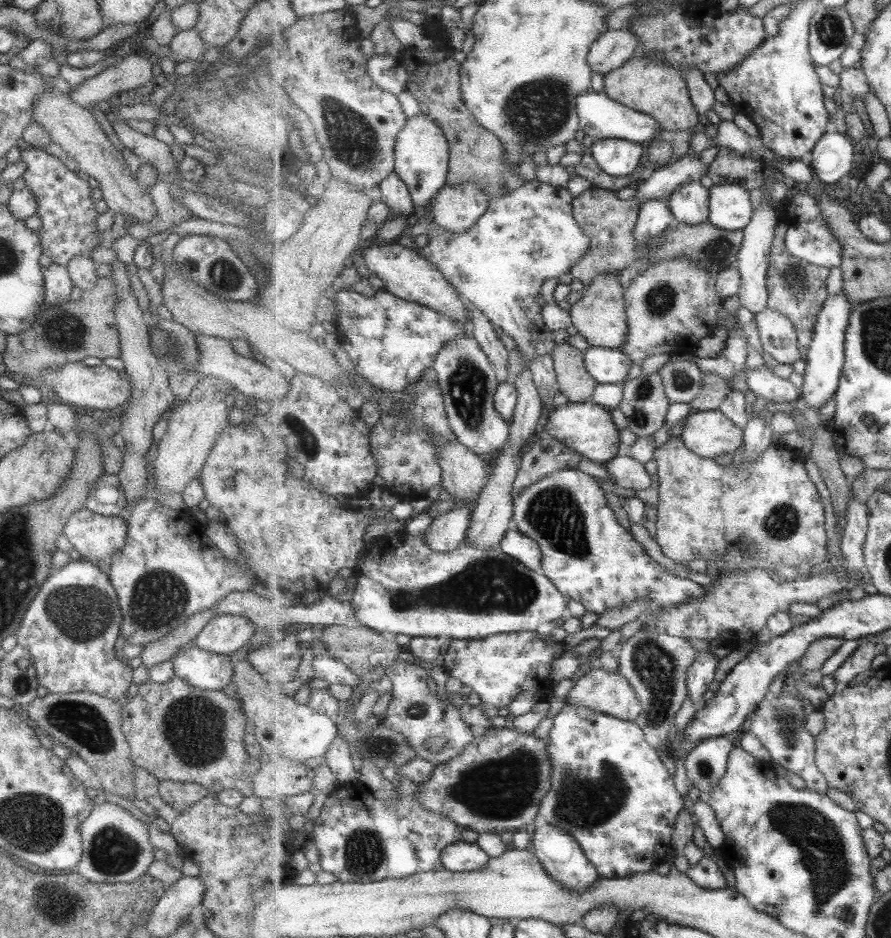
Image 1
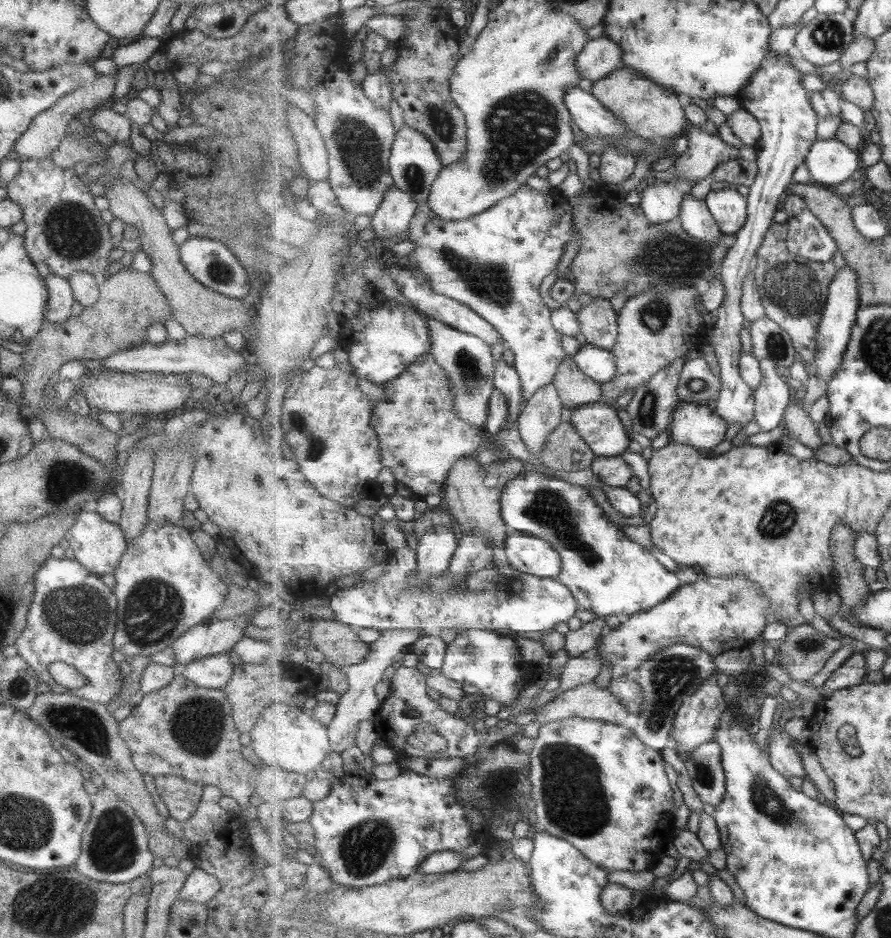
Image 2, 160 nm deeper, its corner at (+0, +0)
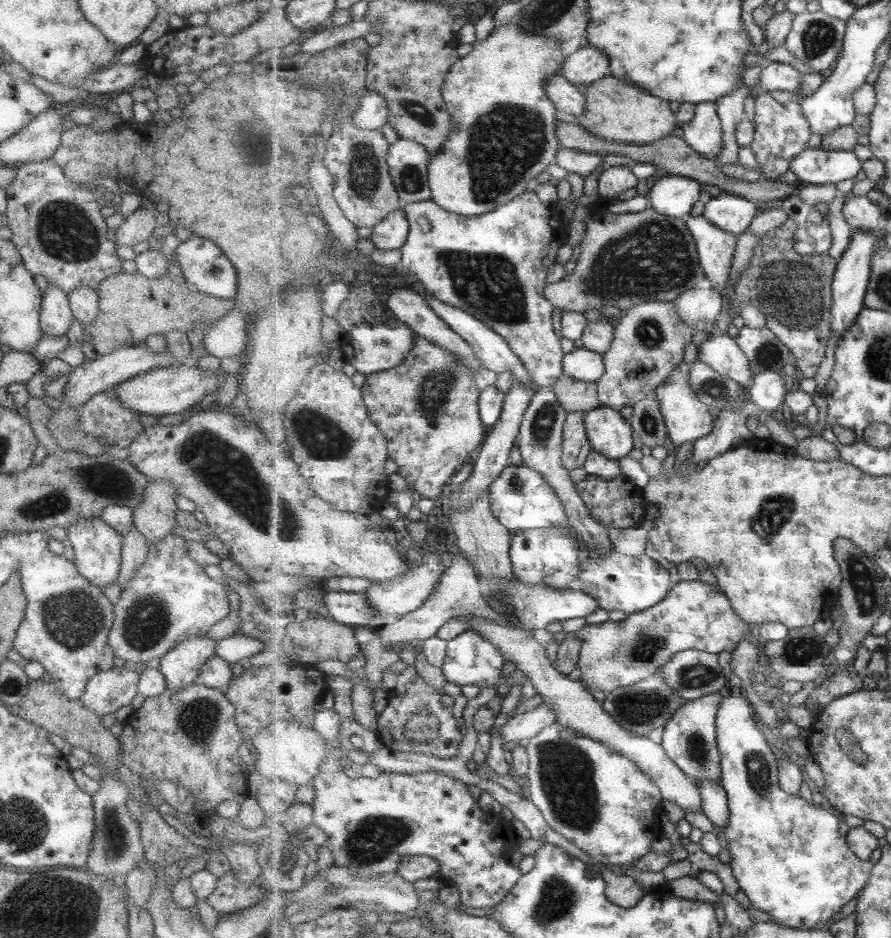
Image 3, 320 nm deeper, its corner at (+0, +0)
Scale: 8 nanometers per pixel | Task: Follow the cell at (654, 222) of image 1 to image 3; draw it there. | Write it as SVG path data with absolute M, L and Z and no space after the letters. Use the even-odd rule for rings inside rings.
M672 174L655 182L655 185L647 190L646 196L649 206L655 207L660 213L687 221L695 202L699 202L702 185L688 176Z

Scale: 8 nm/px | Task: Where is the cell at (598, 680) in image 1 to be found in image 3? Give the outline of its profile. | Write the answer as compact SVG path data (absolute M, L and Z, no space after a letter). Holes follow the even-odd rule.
M541 703L534 709L513 714L505 725L497 727L500 738L508 749L517 745L520 740L531 740L541 734L544 729L551 727L557 720L557 715L548 704Z

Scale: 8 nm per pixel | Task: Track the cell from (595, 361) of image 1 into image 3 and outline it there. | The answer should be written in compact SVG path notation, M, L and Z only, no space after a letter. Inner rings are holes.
M575 348L563 359L564 373L583 382L599 382L606 371L604 355L590 349Z

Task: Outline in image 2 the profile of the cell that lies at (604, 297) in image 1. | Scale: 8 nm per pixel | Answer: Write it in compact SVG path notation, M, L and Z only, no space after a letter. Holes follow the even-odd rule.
M596 298L594 303L581 308L577 312L577 316L580 322L581 334L584 335L586 343L611 350L619 339L619 313L619 311L613 310L611 302L599 298Z

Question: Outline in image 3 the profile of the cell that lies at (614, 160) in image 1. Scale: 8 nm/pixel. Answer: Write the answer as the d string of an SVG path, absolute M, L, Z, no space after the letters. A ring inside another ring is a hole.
M627 166L610 167L603 170L598 178L599 195L609 201L616 201L621 192L627 192L631 188L641 188L641 182Z

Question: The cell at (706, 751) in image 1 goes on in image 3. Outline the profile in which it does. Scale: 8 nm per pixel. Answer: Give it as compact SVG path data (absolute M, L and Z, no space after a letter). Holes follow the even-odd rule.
M705 779L698 785L703 796L702 812L714 823L715 828L721 828L725 833L725 828L730 821L730 809L728 793L723 787L722 781Z

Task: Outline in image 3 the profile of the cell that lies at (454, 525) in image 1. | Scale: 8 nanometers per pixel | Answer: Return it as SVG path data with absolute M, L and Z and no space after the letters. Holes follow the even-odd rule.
M428 550L420 551L422 563L420 567L411 568L407 574L394 578L389 582L373 583L364 593L370 601L370 606L378 612L380 625L387 624L400 619L402 616L419 610L431 597L443 572L446 569L441 565L441 556Z

